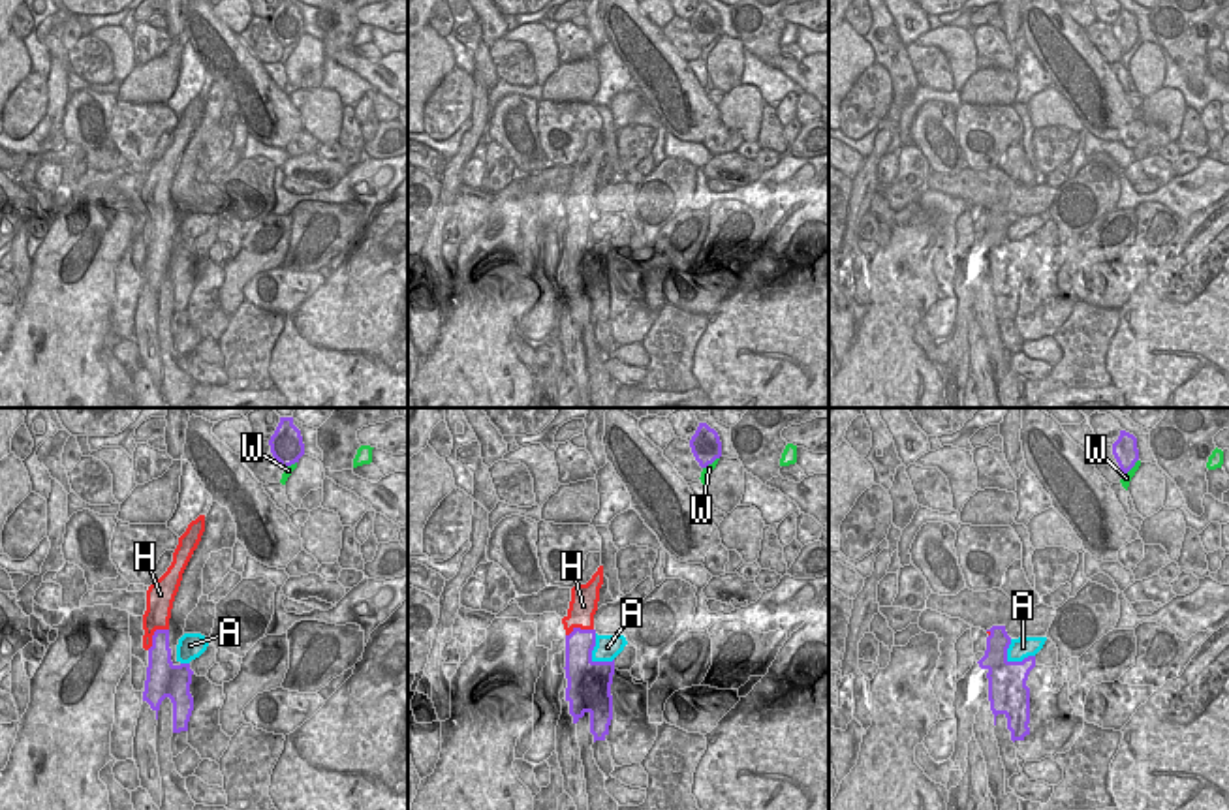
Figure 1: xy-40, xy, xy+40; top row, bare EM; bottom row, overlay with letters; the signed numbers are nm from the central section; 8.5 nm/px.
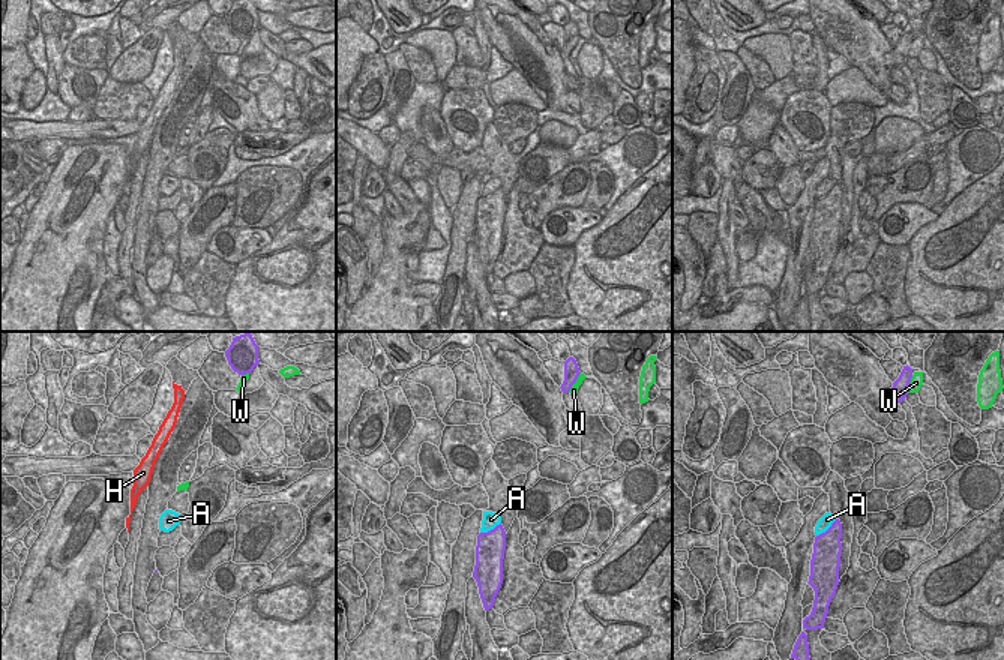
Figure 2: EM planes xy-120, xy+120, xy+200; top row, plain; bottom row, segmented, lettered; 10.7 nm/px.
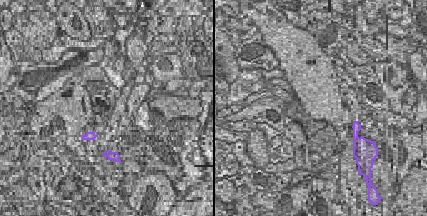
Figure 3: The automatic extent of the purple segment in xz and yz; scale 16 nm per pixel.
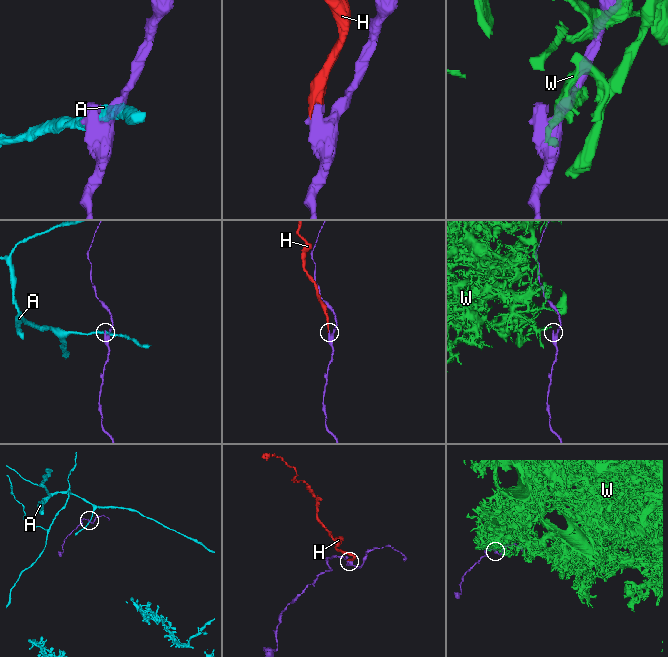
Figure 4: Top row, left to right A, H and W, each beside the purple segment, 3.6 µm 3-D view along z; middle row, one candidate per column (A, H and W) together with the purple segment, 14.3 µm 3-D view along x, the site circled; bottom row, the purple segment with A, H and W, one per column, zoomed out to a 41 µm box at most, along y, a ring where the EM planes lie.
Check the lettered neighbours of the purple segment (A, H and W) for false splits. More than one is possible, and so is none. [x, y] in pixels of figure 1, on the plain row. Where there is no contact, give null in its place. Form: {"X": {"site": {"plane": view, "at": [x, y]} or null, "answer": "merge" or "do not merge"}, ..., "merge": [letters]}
{"A": {"site": {"plane": "xy", "at": [591, 235]}, "answer": "do not merge"}, "H": {"site": {"plane": "xy-40", "at": [155, 213]}, "answer": "do not merge"}, "W": {"site": {"plane": "xy+40", "at": [1132, 46]}, "answer": "do not merge"}, "merge": []}

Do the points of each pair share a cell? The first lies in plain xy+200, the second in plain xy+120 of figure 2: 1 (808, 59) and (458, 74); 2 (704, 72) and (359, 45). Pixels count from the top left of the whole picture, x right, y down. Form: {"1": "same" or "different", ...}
{"1": "different", "2": "different"}

